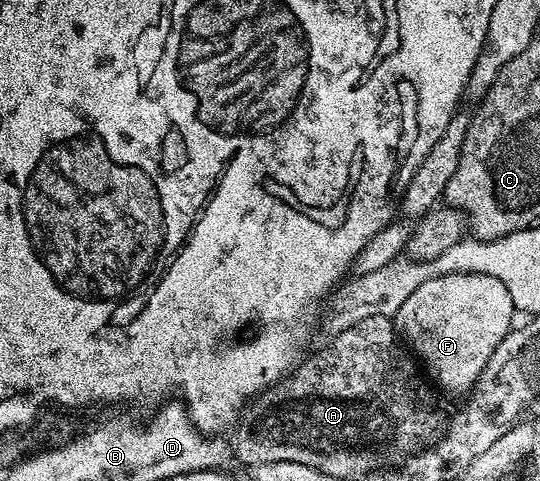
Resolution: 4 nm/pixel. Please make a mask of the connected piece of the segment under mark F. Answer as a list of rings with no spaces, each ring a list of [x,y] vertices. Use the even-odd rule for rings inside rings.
[[[451,273],[431,277],[420,284],[399,307],[393,317],[393,325],[430,377],[432,375],[446,389],[468,391],[474,386],[492,351],[512,329],[515,315],[513,300],[500,279],[481,273]]]

